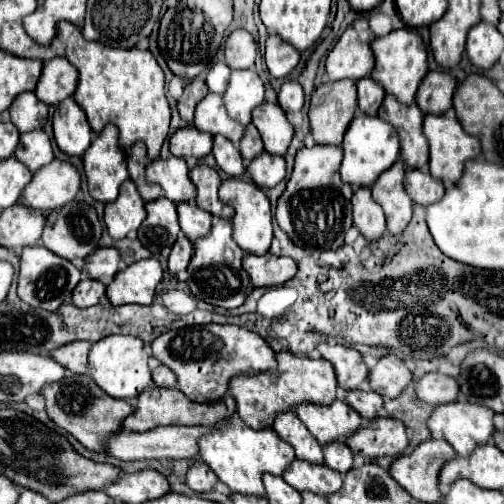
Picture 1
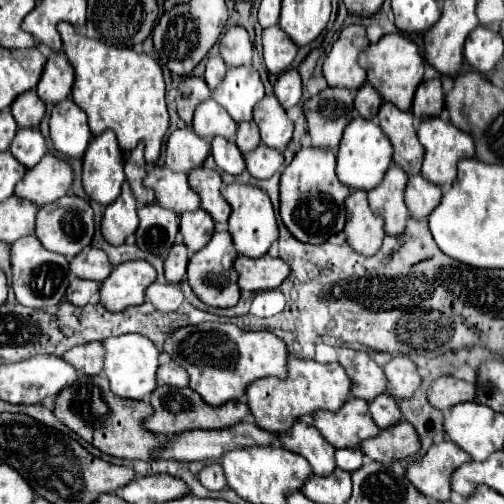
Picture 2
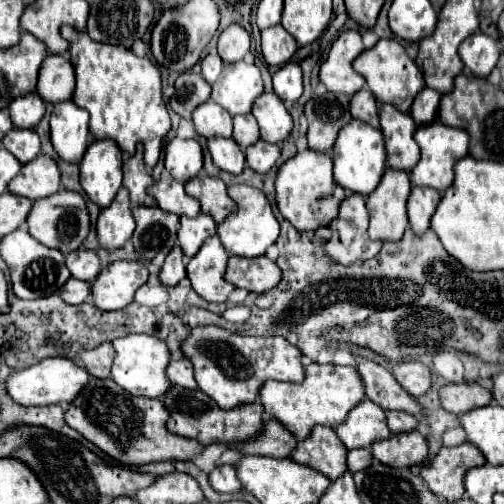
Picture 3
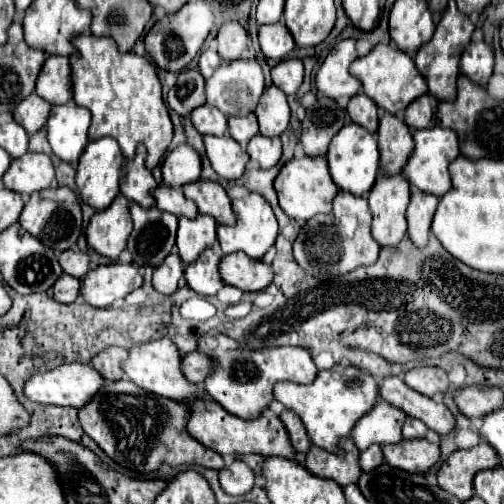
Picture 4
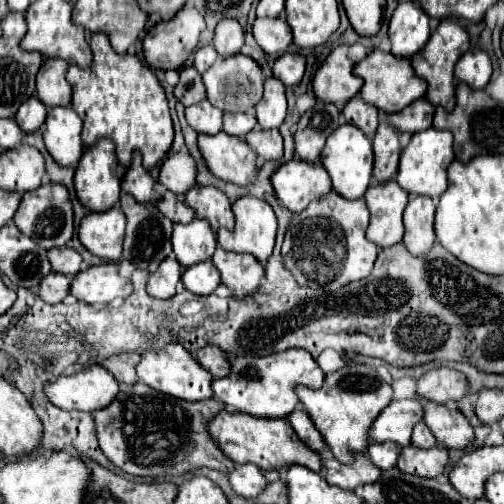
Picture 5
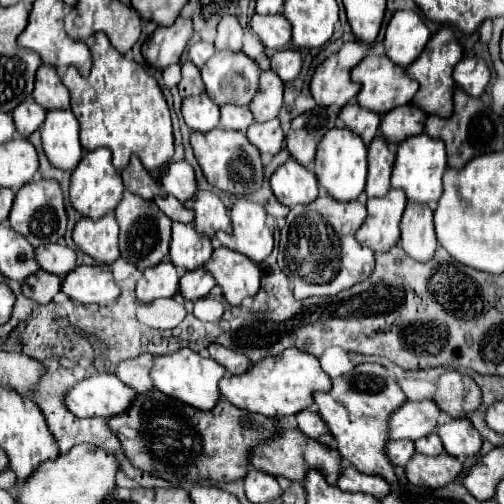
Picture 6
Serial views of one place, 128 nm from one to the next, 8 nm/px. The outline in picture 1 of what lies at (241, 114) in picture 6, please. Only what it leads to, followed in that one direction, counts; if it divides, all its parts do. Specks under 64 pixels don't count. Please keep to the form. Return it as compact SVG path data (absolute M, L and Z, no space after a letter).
M248 124L246 130L244 130L244 136L240 140L240 154L246 162L254 160L260 152L264 152L264 144L262 144L262 138L256 130L254 124Z

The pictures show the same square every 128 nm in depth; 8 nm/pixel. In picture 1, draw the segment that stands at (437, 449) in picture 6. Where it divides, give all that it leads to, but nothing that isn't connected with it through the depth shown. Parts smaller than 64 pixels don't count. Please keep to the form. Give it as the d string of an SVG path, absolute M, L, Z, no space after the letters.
M356 390L356 392L348 392L346 402L356 408L360 412L360 416L370 422L380 418L382 414L382 406L384 406L384 398L372 390Z

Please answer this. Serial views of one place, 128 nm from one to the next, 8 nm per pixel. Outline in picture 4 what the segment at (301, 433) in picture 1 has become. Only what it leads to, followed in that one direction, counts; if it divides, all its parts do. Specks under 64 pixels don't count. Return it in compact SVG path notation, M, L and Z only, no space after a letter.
M344 438L340 440L340 446L346 450L346 456L340 454L332 454L326 452L322 448L312 446L306 454L304 466L320 476L320 478L328 478L334 480L340 486L348 486L348 484L356 484L358 476L364 474L364 470L360 468L360 450L356 448L352 438Z

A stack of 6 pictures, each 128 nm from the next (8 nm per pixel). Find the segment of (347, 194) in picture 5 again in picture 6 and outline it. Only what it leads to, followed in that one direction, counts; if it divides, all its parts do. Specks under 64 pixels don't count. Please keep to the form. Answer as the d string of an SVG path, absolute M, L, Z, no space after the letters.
M332 128L318 144L316 150L316 178L318 184L338 202L356 200L366 186L366 146L348 128Z

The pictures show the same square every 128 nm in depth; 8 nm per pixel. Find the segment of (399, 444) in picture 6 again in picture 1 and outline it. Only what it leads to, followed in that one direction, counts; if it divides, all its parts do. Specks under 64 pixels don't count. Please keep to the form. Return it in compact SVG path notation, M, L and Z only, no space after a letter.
M336 440L324 446L324 464L330 466L332 470L346 474L352 468L352 462L354 462L354 452L346 446L346 442Z

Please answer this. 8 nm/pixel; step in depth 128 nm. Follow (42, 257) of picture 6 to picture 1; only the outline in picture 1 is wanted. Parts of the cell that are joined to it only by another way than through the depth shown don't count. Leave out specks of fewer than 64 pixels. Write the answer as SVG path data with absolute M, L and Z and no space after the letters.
M96 248L84 258L84 270L92 280L108 284L120 268L120 252L116 248Z

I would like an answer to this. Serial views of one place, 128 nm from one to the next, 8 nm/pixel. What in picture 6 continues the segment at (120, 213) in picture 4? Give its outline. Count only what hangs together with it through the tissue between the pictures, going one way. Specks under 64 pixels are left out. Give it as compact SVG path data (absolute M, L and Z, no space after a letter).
M114 214L102 216L100 220L88 220L82 218L74 226L72 232L74 244L92 256L96 262L112 264L120 252L118 252L118 224Z

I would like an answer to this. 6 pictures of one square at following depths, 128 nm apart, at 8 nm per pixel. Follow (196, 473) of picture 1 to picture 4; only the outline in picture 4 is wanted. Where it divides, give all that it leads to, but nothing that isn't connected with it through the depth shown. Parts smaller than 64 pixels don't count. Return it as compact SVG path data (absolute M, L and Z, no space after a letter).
M234 460L224 470L220 470L220 484L232 496L244 496L254 488L254 472L246 462Z

